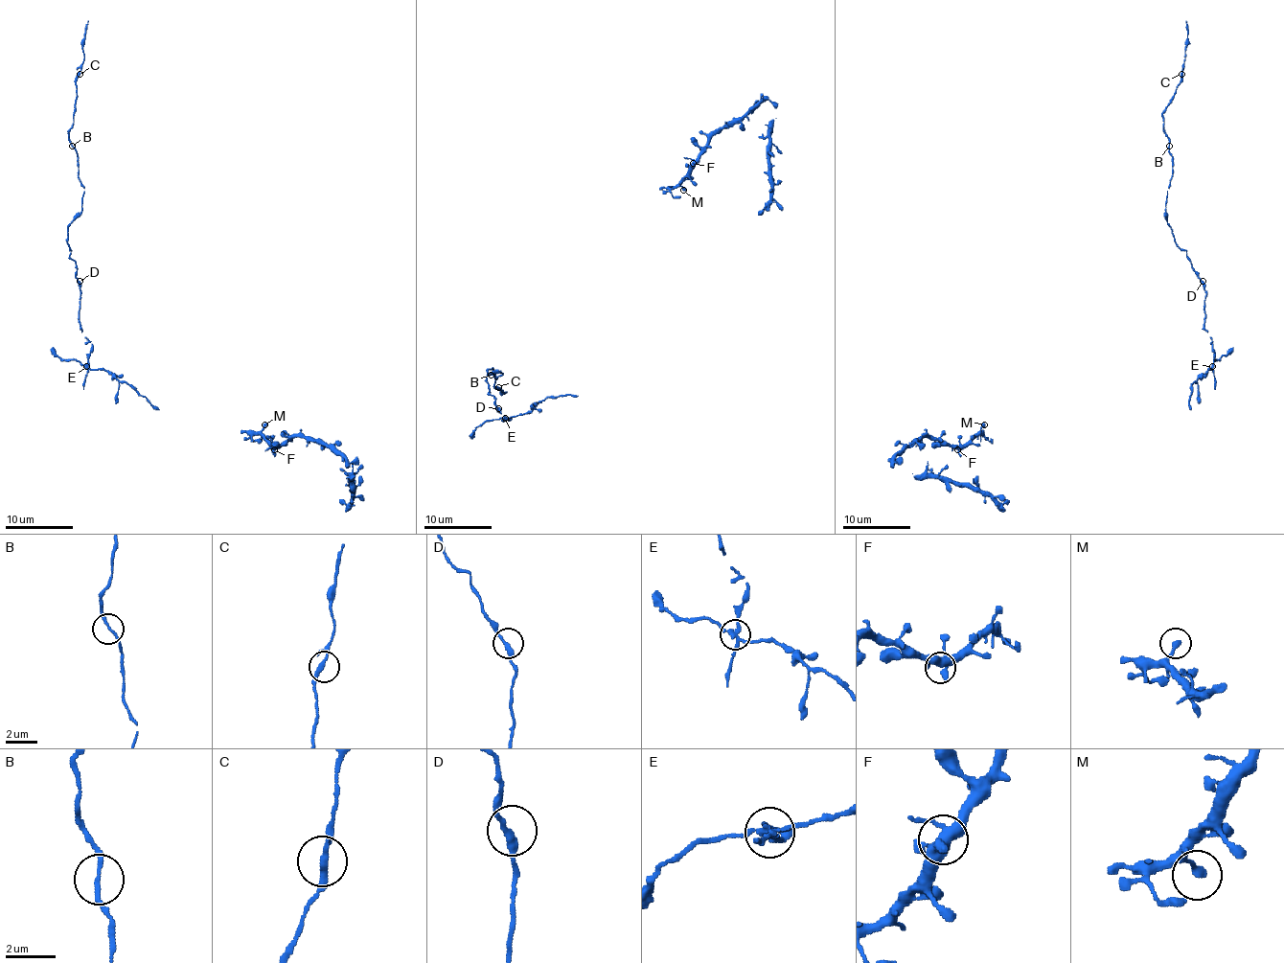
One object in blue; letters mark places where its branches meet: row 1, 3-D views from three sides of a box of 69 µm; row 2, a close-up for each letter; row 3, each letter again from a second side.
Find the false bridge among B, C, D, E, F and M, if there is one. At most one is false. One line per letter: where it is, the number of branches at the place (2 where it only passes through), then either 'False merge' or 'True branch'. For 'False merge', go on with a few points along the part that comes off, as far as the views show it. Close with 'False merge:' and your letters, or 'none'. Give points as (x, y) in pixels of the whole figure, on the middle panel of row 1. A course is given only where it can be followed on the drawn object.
B: Place: (491, 375). Branches: 2. True branch
C: Place: (498, 387). Branches: 3. True branch
D: Place: (498, 408). Branches: 2. True branch
E: Place: (505, 418). Branches: 4. False merge. Course of the part to remove: (505, 419), (522, 415), (537, 401), (550, 397), (578, 397)
F: Place: (693, 163). Branches: 4. True branch
M: Place: (683, 190). Branches: 1. True branch
False merge: E

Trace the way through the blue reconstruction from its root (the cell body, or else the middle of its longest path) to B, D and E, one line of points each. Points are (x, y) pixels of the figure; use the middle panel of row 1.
B: (578, 395), (547, 397), (507, 419), (498, 412), (487, 381), (490, 373), (503, 373), (496, 378), (490, 375)
D: (578, 395), (547, 397), (527, 412), (510, 419), (498, 412), (498, 408)
E: (578, 395), (547, 397), (527, 412), (505, 419)

